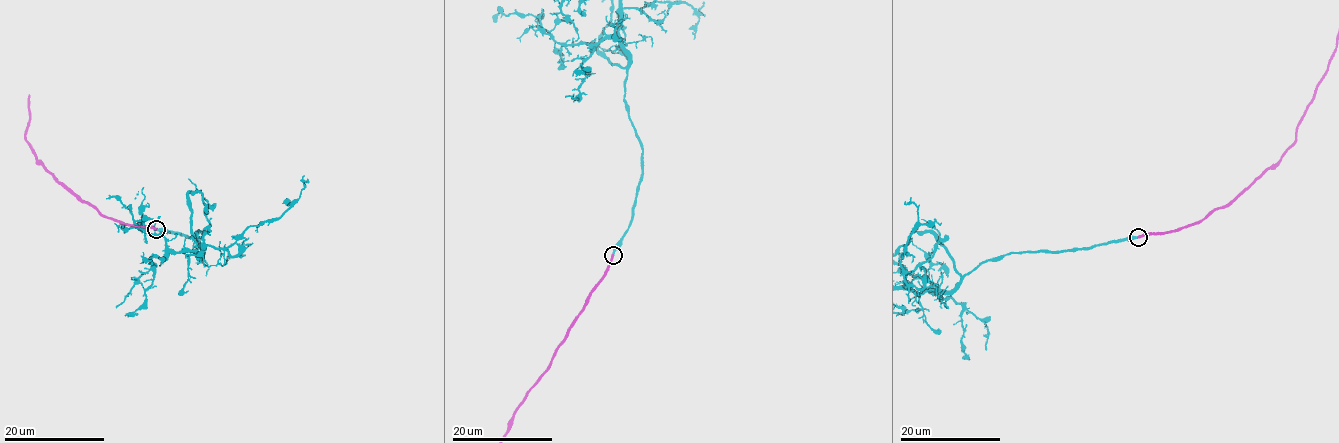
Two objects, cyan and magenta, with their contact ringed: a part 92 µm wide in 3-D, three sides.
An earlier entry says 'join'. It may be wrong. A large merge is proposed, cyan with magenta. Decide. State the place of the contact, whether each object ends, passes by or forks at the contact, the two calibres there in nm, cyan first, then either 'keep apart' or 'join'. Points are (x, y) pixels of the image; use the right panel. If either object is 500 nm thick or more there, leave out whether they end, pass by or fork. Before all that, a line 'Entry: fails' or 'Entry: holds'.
Entry: holds
at (1138, 237); cyan ends there; magenta ends there; 280 nm thick on the cyan side, 320 nm on the other; join

